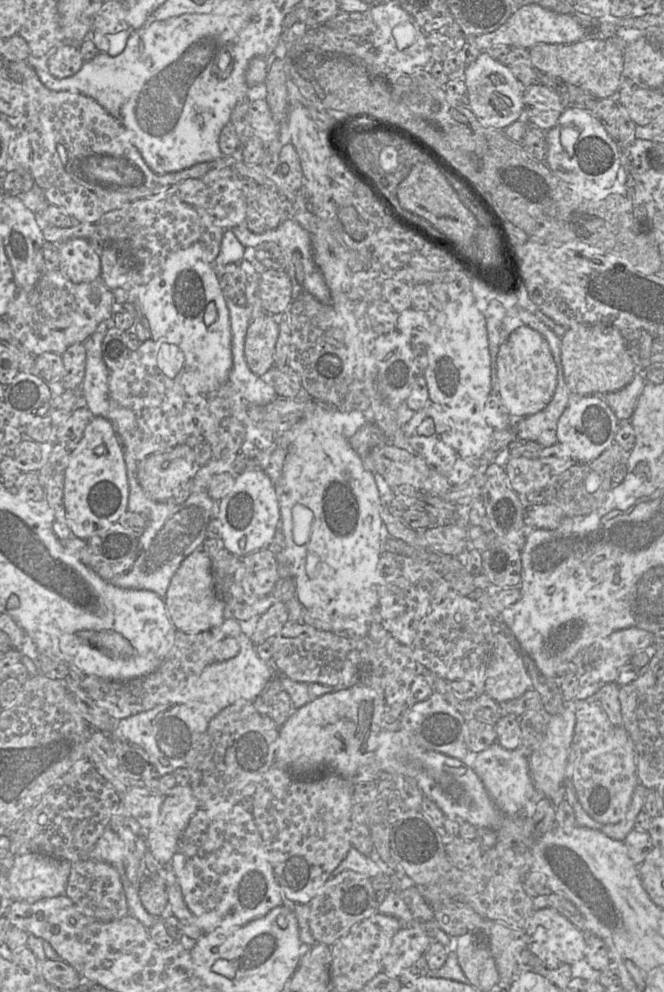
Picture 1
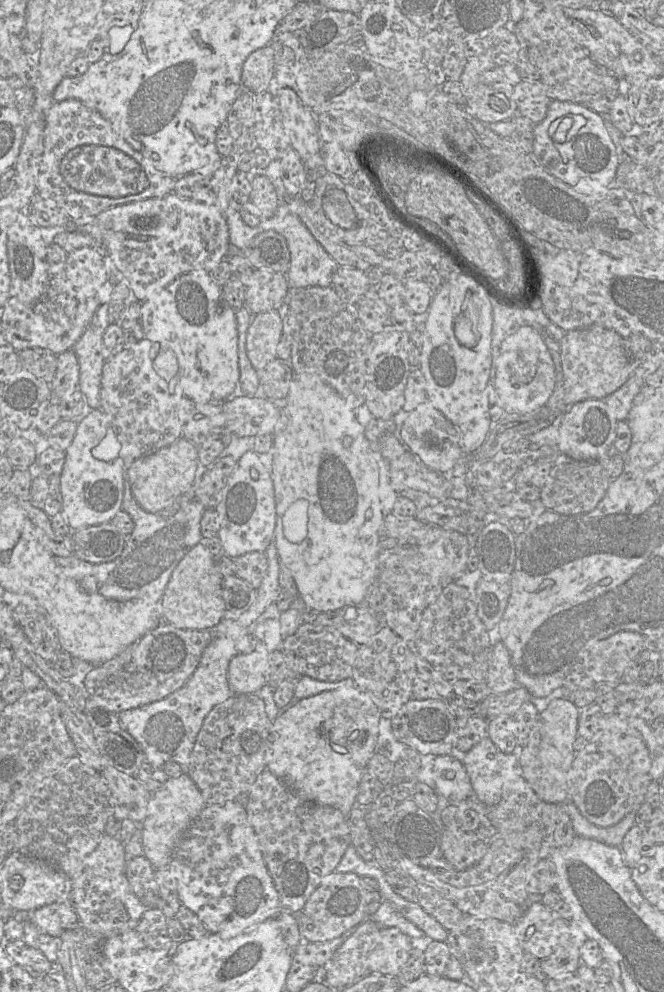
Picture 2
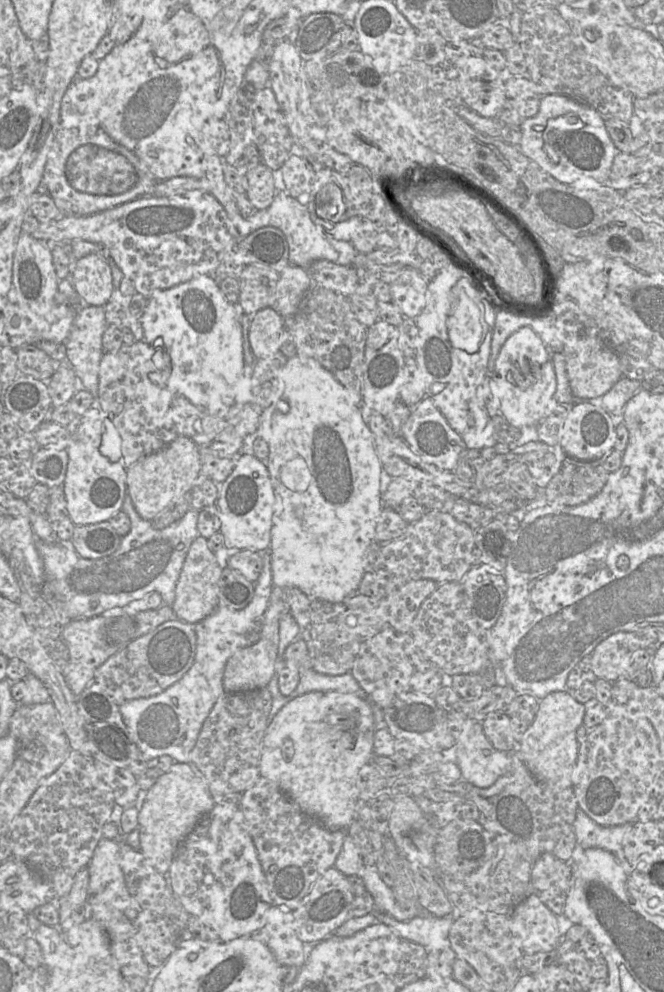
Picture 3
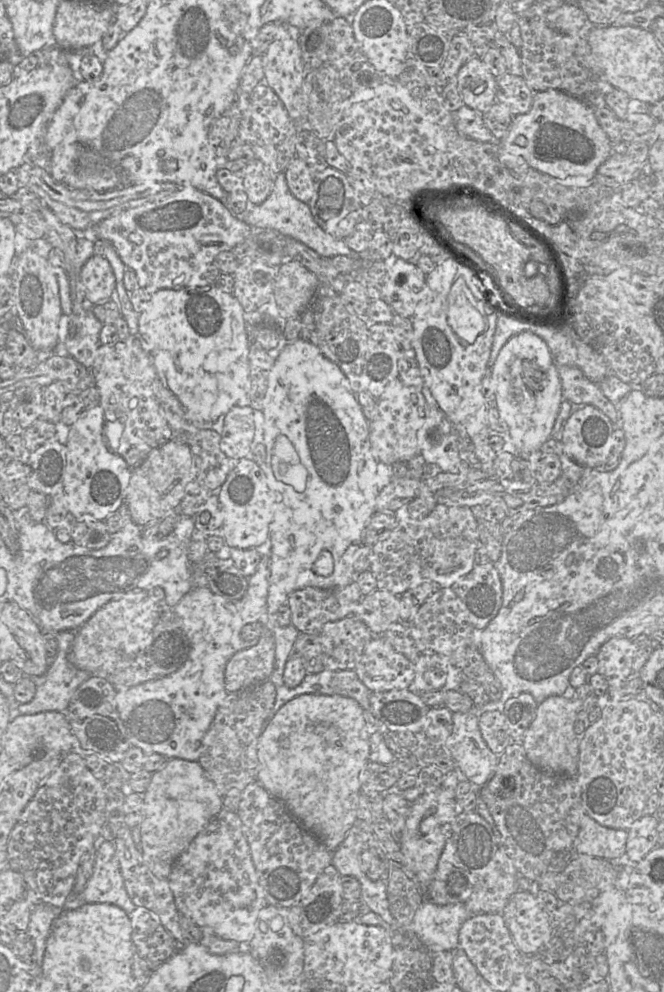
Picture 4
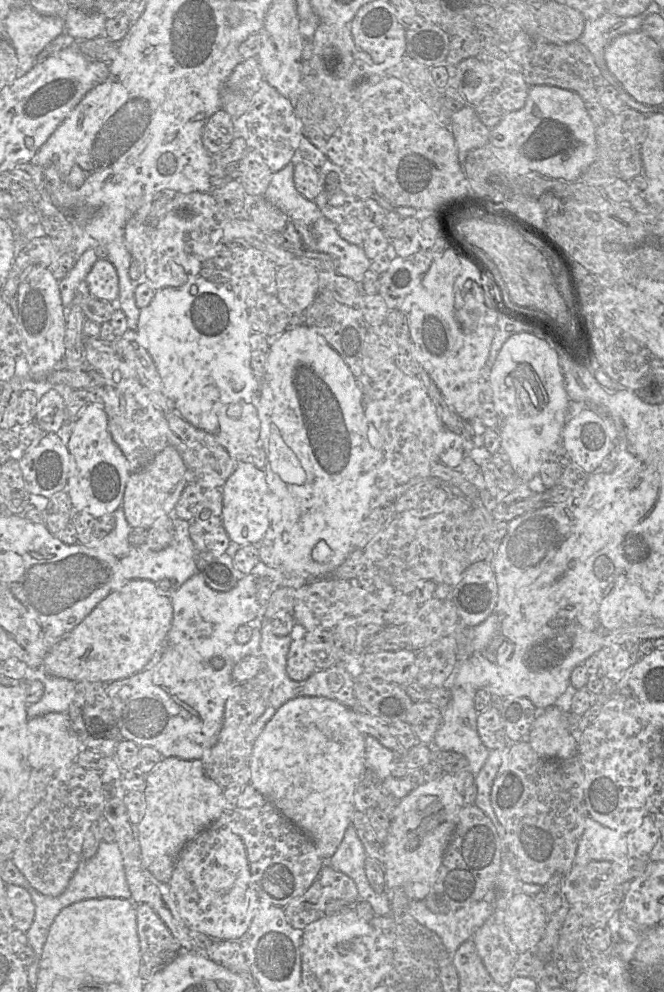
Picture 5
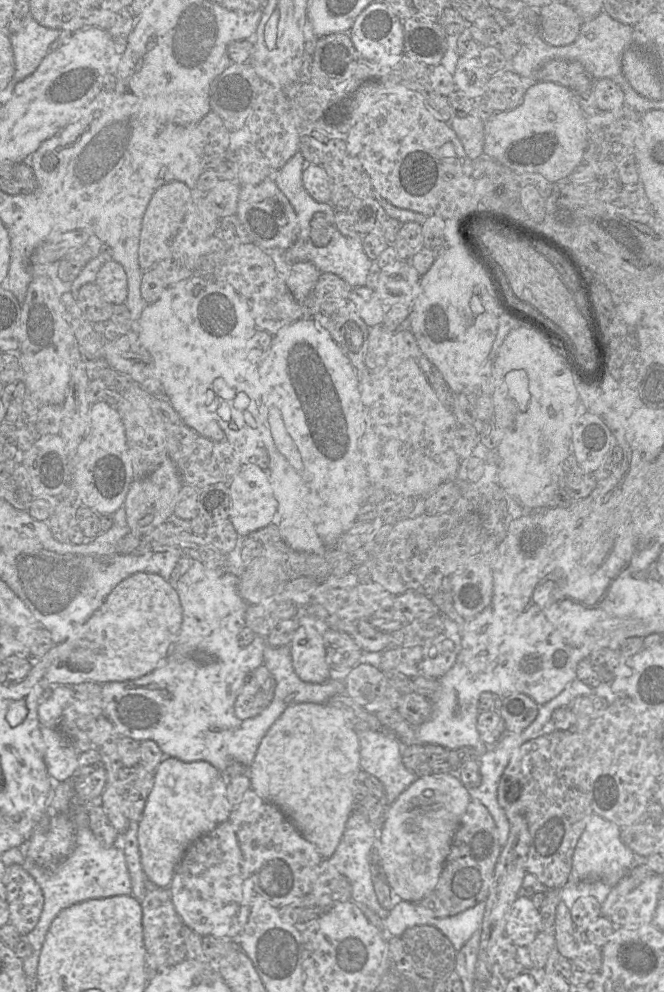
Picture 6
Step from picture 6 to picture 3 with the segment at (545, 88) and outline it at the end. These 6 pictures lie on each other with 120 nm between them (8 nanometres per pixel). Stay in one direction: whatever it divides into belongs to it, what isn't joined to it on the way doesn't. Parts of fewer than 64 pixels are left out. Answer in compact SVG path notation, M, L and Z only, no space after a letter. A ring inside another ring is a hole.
M562 94L544 95L538 113L523 119L521 130L520 150L561 183L571 184L578 179L575 189L599 189L608 180L618 150L607 132L605 118L591 106Z

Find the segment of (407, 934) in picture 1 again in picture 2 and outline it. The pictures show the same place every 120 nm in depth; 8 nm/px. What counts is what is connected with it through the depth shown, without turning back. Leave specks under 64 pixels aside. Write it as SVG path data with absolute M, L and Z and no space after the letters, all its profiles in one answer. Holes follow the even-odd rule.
M395 927L380 928L377 944L368 955L368 973L396 976L406 964L413 940Z

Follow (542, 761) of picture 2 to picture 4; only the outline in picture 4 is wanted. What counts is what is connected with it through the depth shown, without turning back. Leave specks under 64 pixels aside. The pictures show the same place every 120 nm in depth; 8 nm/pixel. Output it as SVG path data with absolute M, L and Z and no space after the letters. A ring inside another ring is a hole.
M552 696L538 705L536 716L526 731L523 748L538 769L556 775L576 776L579 761L579 738L574 727L581 706L564 696Z

